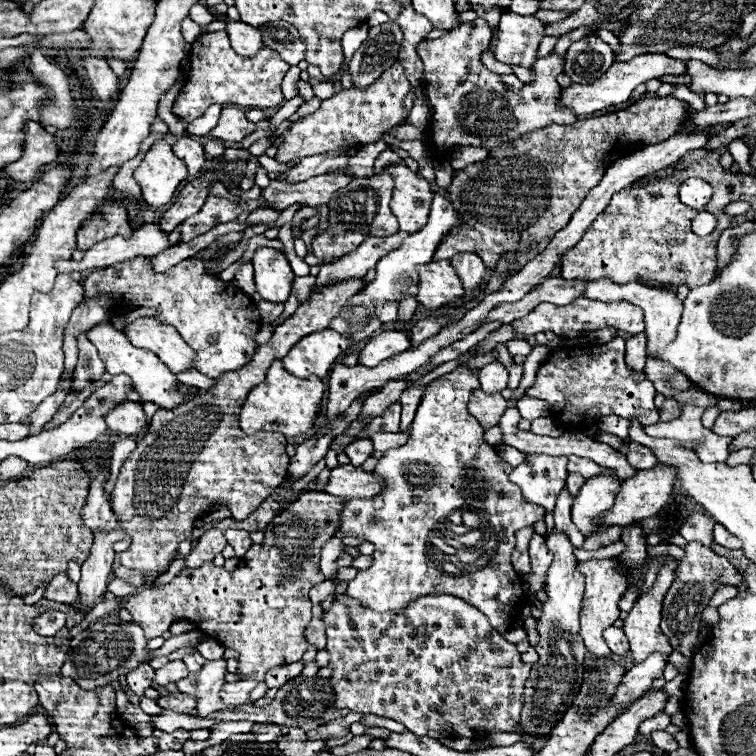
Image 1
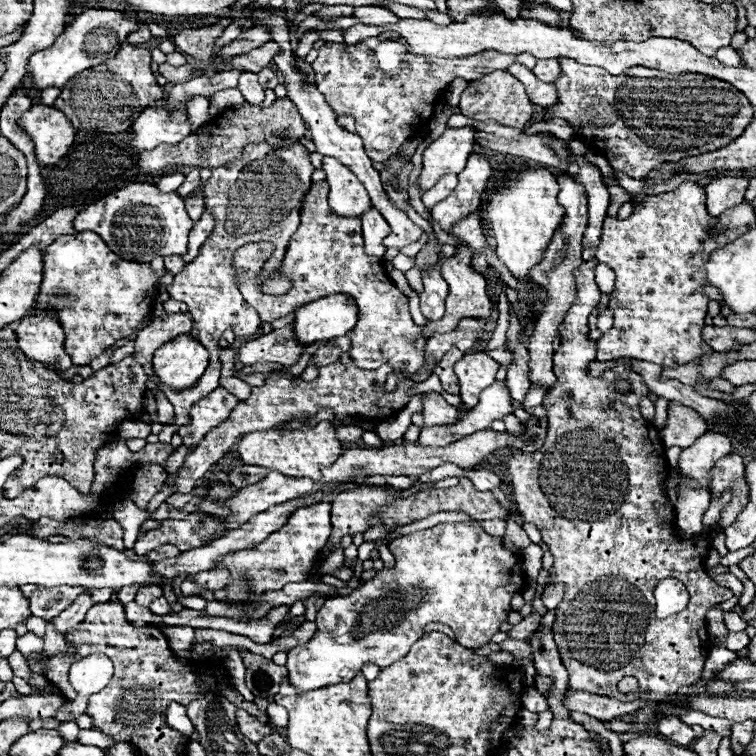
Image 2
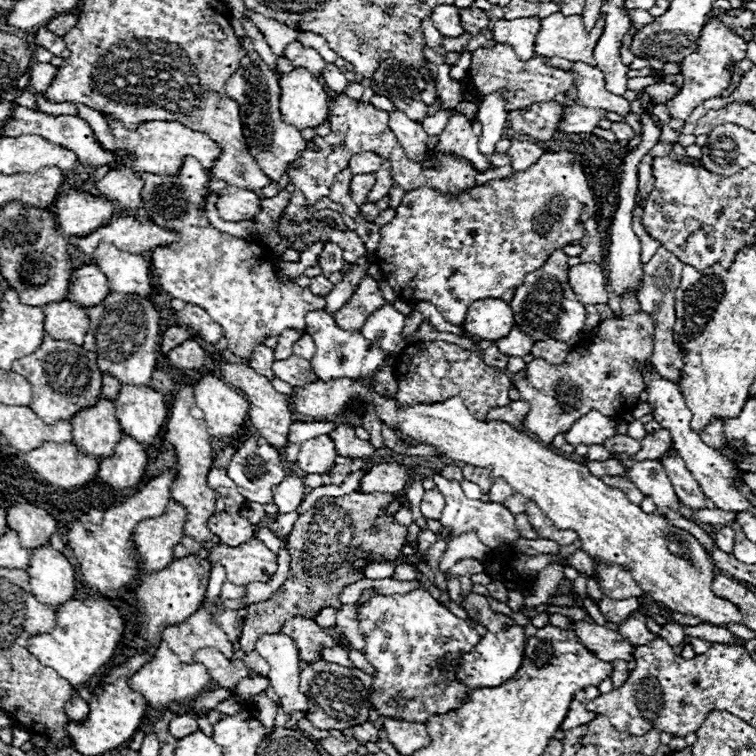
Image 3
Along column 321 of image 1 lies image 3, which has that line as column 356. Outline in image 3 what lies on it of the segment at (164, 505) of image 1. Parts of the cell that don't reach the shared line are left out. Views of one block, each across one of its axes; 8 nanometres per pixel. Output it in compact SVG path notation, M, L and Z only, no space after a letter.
M366 276L362 278L358 290L354 292L354 298L350 298L350 302L346 302L346 306L342 306L338 314L334 314L334 320L342 330L360 330L366 318L384 304L386 300L378 290L378 282Z

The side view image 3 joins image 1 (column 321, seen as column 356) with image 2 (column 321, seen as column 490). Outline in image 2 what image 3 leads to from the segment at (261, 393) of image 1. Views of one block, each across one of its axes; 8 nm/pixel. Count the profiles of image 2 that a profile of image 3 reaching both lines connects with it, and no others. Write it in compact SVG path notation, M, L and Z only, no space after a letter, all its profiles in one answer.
M318 422L316 426L304 432L302 430L282 430L282 428L250 432L242 436L238 442L238 454L244 464L262 466L266 470L276 470L292 478L310 478L312 482L320 482L322 468L332 466L338 460L338 456L342 456L342 452L344 448L340 440L336 438L336 428L330 422Z

